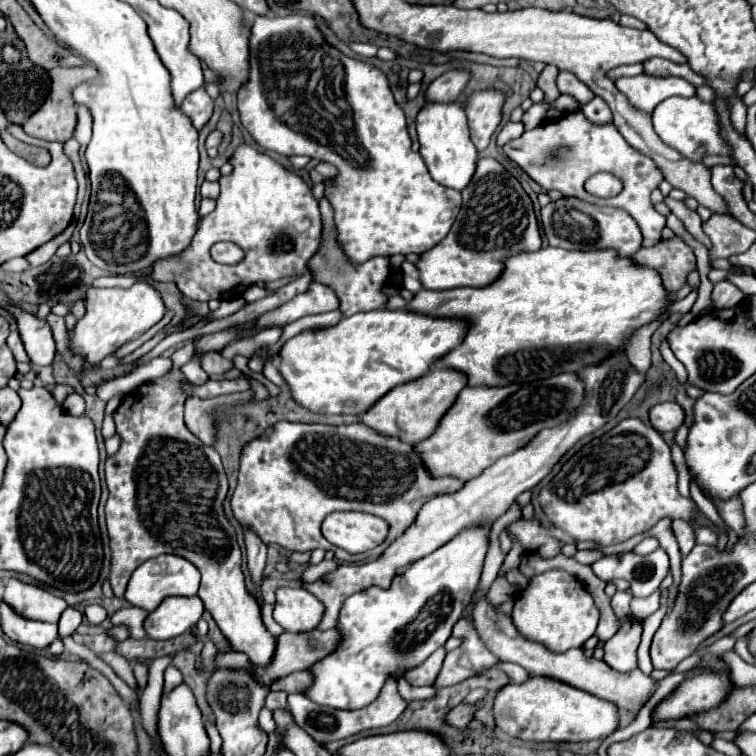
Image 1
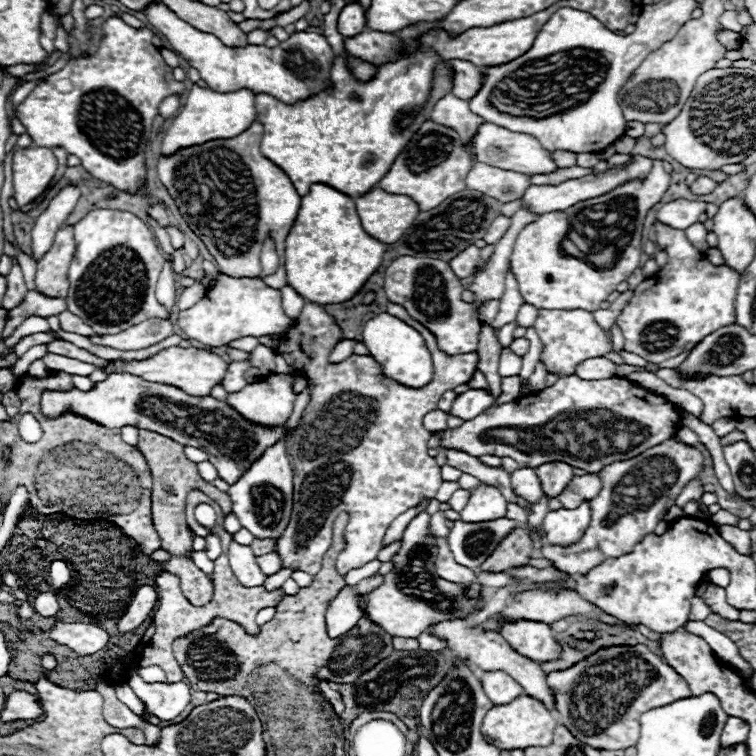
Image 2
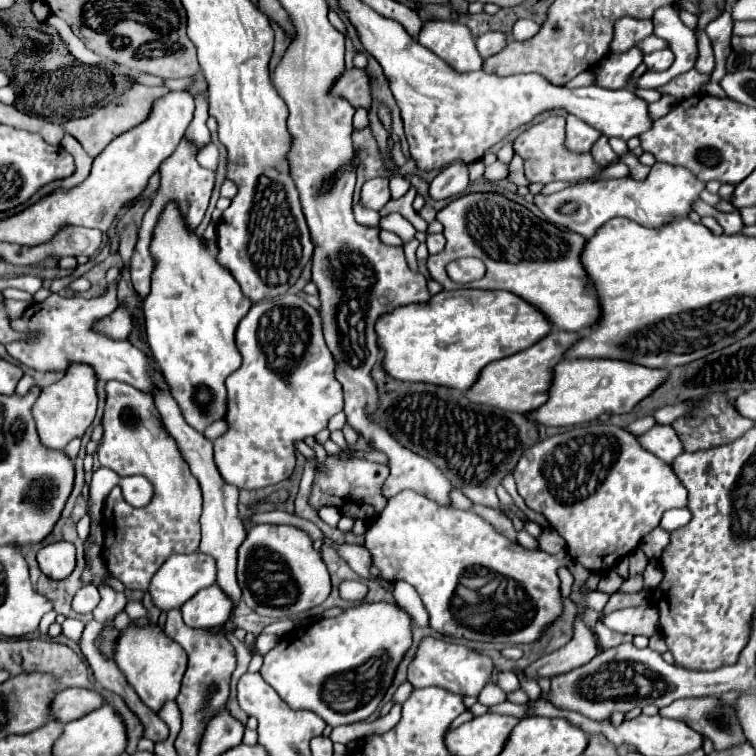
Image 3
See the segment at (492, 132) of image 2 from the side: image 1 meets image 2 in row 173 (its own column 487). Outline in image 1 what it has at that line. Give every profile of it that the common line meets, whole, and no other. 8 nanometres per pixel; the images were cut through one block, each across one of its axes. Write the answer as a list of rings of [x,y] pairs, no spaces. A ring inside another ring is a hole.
[[[482,522],[480,526],[478,524],[466,526],[450,542],[446,542],[432,554],[408,566],[404,574],[392,580],[392,586],[388,590],[372,586],[368,590],[350,596],[348,602],[344,604],[338,622],[338,628],[342,630],[342,644],[338,646],[336,652],[332,652],[330,656],[326,656],[324,660],[320,660],[316,666],[310,668],[314,672],[314,684],[304,694],[308,694],[316,704],[340,710],[364,708],[376,700],[380,686],[386,682],[388,676],[396,674],[398,670],[408,670],[422,664],[436,648],[440,648],[452,636],[454,624],[460,620],[462,610],[466,608],[478,586],[490,544],[490,528],[492,522],[490,524]]]

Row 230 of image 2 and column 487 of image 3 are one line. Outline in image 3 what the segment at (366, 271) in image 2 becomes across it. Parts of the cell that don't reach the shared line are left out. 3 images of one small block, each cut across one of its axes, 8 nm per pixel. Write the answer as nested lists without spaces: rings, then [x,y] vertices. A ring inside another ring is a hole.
[[[442,290],[434,298],[422,304],[402,306],[392,314],[386,314],[376,324],[380,348],[384,356],[384,368],[390,376],[406,382],[430,382],[438,386],[452,386],[456,390],[468,390],[480,376],[482,368],[494,360],[508,358],[534,346],[552,330],[552,322],[530,302],[506,290]]]

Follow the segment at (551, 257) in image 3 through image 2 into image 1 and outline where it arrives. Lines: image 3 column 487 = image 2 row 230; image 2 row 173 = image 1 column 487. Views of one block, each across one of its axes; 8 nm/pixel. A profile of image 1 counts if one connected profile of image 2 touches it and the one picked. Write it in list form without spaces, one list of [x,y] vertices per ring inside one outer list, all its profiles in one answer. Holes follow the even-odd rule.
[[[480,158],[472,182],[462,190],[462,210],[444,242],[420,254],[416,268],[420,282],[428,290],[448,290],[460,286],[486,286],[498,278],[504,260],[518,252],[540,248],[540,232],[530,198],[520,182],[494,158]]]

